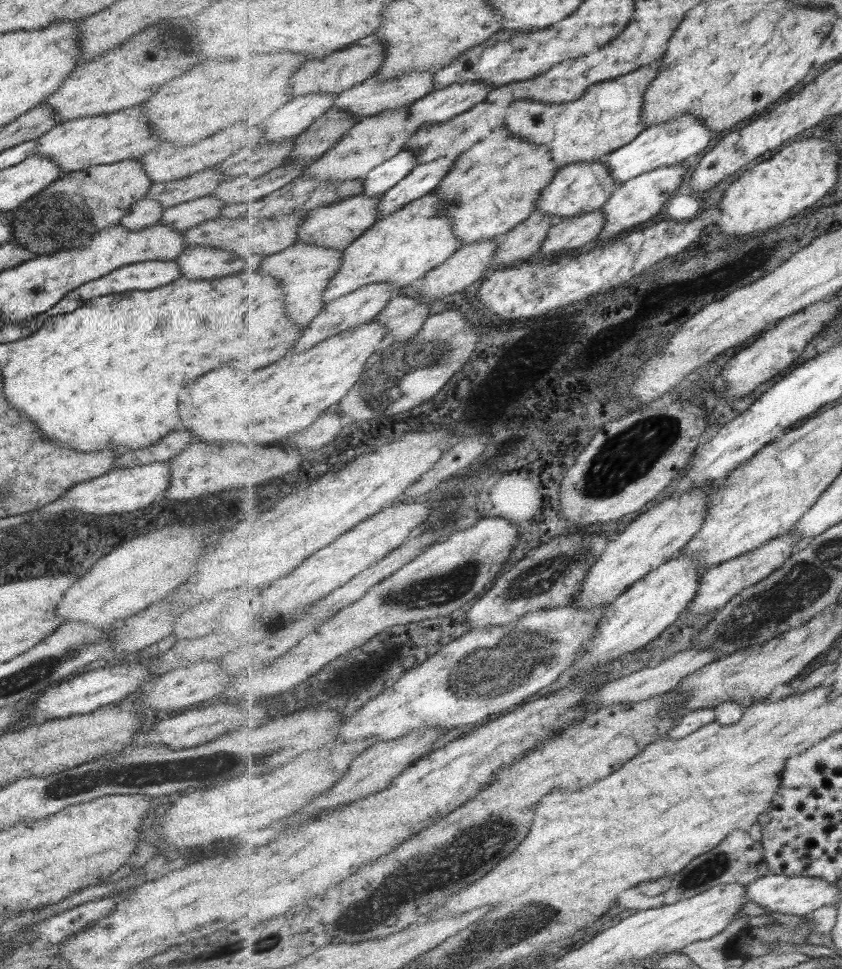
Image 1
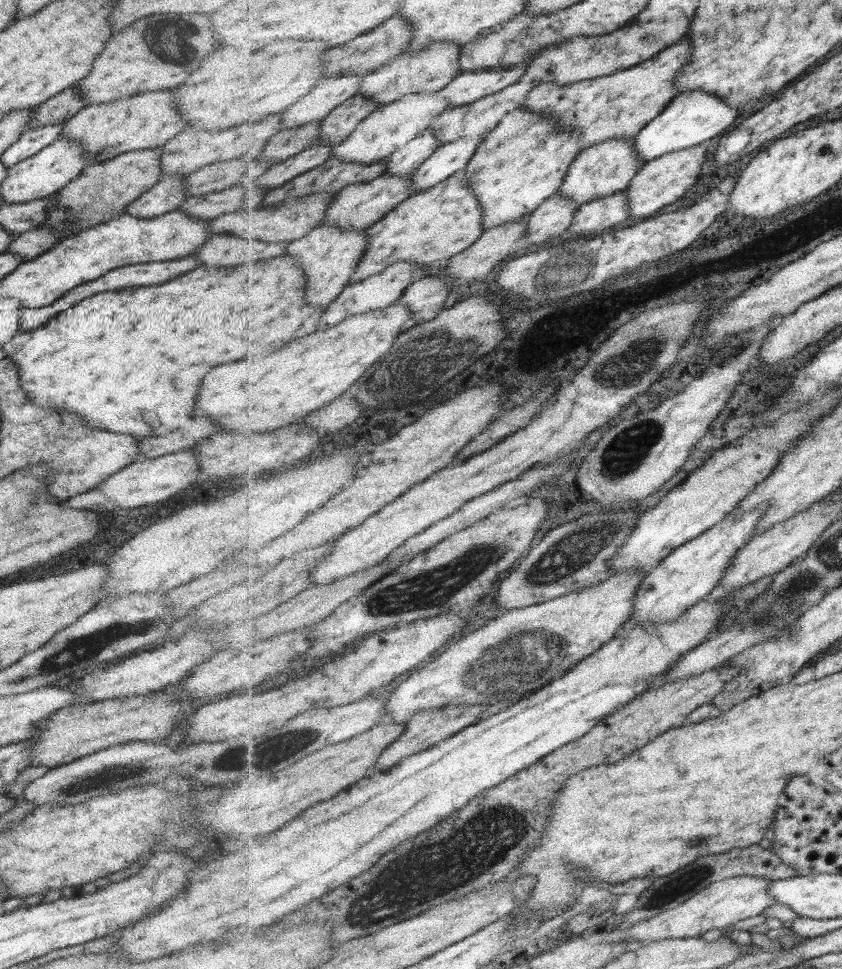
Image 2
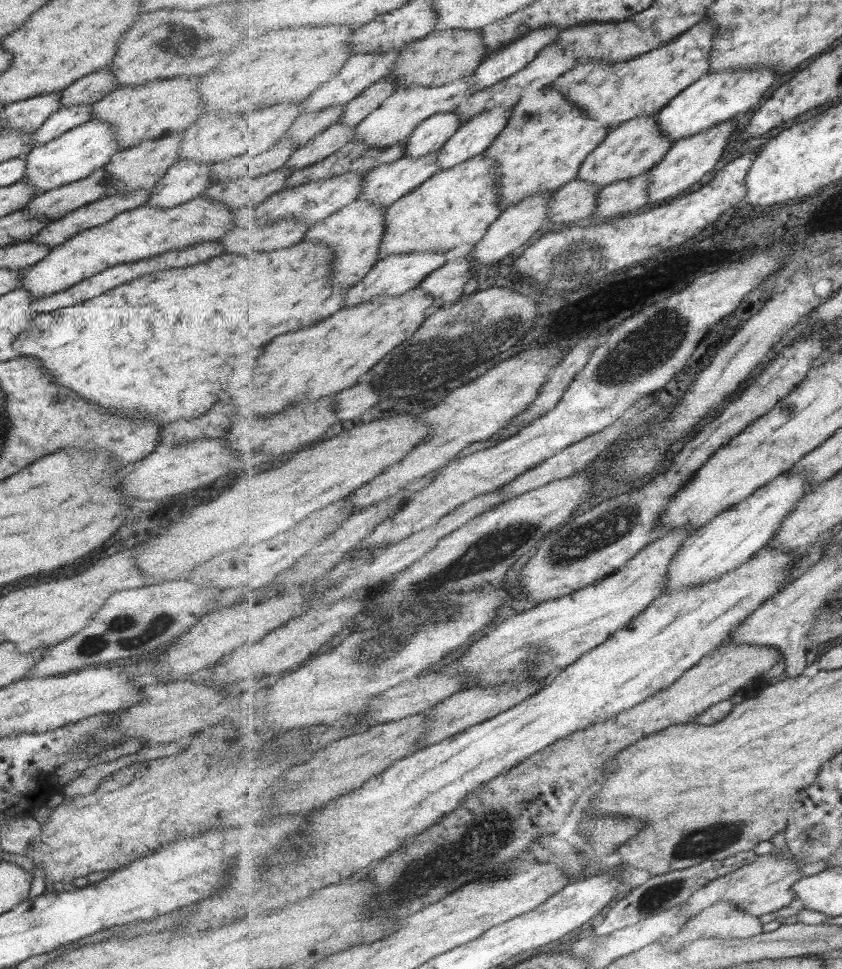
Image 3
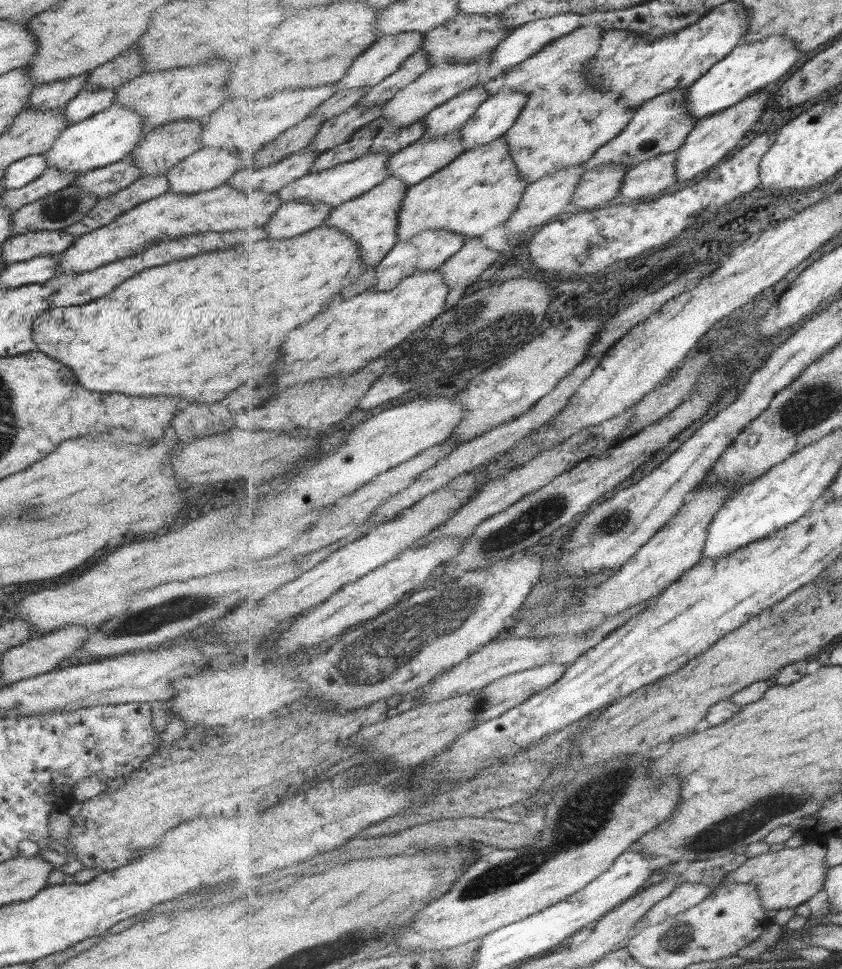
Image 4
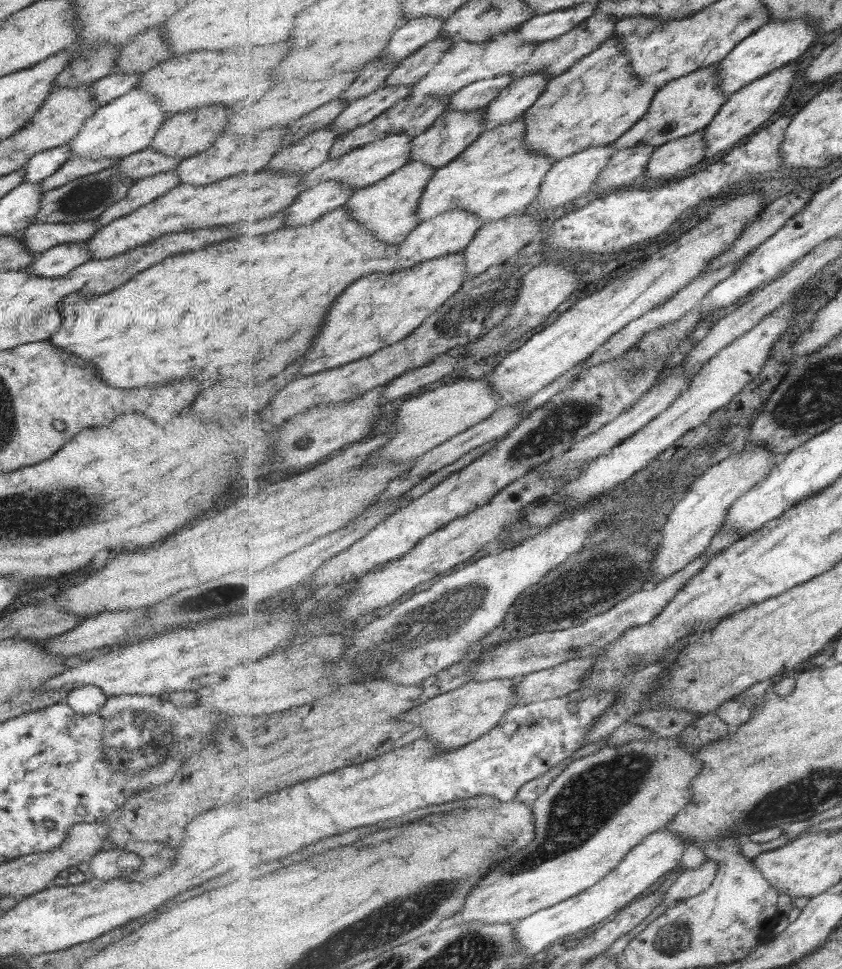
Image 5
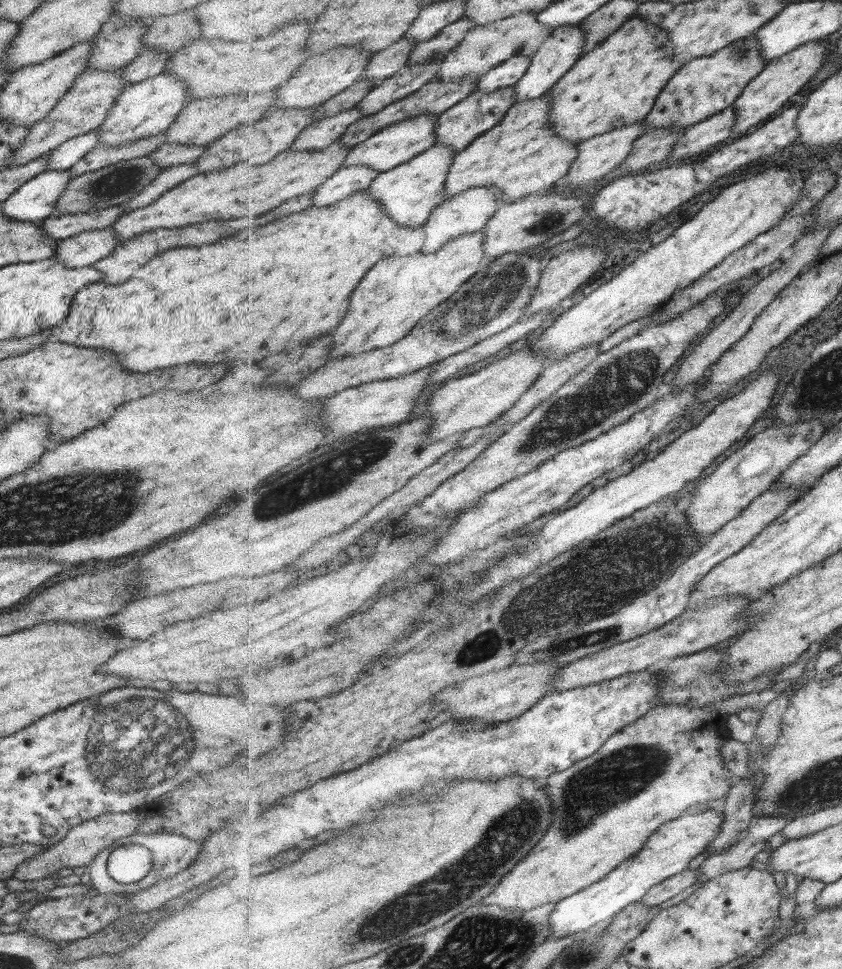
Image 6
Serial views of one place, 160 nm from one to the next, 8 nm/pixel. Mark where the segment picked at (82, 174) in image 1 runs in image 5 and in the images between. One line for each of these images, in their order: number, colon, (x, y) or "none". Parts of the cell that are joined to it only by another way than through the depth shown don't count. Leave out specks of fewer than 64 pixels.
2: (102, 190)
3: (138, 167)
4: (161, 147)
5: (184, 134)

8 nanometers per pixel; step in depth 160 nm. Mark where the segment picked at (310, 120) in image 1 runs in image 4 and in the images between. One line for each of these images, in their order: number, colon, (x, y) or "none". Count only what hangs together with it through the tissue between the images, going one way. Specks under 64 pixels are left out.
2: (330, 94)
3: (363, 70)
4: (386, 56)

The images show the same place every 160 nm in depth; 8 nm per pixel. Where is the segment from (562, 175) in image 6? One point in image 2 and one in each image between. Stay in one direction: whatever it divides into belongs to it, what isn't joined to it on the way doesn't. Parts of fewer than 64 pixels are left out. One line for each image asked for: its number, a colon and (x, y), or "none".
2: (435, 224)
3: (456, 206)
4: (482, 188)
5: (498, 176)

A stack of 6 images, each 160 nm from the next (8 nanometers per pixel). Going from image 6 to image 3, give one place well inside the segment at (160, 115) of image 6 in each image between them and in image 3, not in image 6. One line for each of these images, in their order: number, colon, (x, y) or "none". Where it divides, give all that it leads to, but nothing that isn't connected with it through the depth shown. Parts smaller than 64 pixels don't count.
3: (76, 153)
4: (107, 136)
5: (126, 125)

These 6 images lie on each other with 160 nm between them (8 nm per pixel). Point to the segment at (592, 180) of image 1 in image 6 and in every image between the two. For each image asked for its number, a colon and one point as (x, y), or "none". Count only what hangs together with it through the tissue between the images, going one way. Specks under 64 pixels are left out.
2: (599, 171)
3: (636, 146)
4: (662, 125)
5: (689, 104)
6: (707, 85)

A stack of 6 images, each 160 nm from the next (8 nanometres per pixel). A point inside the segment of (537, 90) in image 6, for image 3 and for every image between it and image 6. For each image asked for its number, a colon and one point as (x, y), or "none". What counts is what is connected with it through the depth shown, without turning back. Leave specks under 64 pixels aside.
3: (475, 136)
4: (494, 118)
5: (513, 102)

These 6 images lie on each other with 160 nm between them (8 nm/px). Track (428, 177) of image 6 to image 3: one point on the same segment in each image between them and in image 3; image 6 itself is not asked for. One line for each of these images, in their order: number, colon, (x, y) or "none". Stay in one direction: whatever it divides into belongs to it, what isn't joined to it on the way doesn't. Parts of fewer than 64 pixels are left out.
3: (356, 232)
4: (371, 220)
5: (389, 208)

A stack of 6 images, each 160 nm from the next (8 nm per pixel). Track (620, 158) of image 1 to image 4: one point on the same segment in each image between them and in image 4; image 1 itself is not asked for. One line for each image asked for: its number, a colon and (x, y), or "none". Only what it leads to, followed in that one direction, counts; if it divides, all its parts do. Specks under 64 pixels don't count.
2: (692, 119)
3: (717, 97)
4: (747, 70)

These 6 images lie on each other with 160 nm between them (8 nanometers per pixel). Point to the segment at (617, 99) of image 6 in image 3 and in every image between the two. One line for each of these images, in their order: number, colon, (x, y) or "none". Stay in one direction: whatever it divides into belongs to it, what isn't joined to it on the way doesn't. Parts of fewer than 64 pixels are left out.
3: (543, 147)
4: (563, 125)
5: (596, 102)

